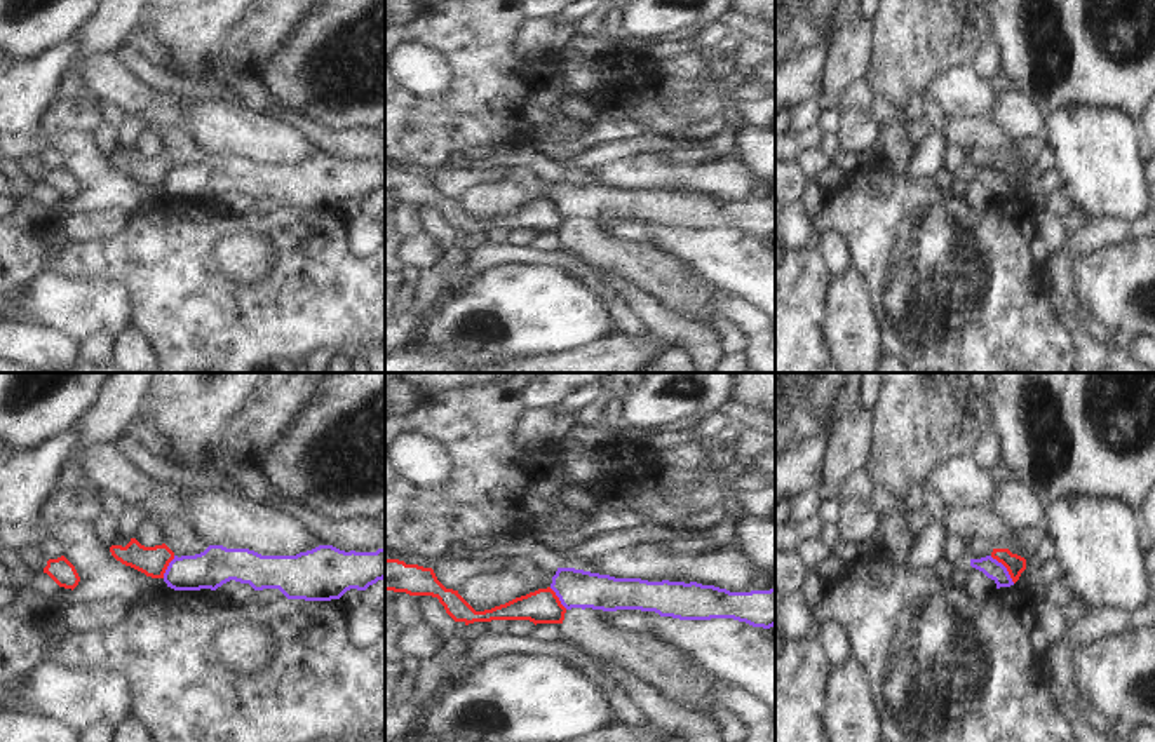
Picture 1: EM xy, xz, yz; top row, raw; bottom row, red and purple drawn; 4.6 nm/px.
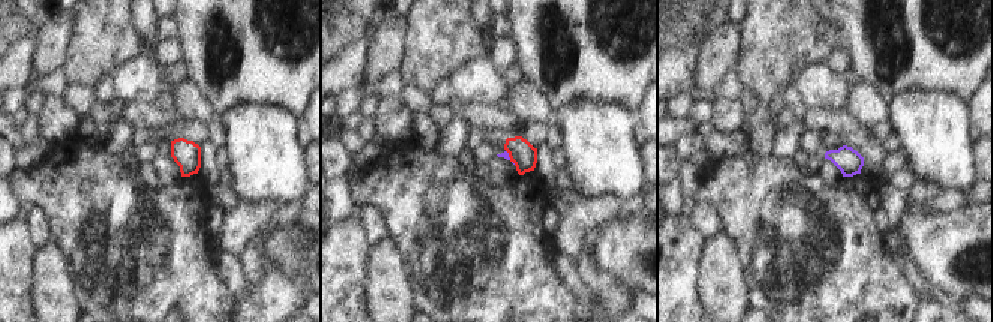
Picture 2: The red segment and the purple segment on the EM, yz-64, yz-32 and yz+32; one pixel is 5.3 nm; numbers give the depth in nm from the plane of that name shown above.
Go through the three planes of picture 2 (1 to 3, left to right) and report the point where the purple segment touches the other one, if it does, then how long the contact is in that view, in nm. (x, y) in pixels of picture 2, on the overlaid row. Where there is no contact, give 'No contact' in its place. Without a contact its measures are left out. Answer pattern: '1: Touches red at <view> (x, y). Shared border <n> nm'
1: No contact
2: Touches red at yz-32 (509, 156). Shared border 90 nm
3: No contact

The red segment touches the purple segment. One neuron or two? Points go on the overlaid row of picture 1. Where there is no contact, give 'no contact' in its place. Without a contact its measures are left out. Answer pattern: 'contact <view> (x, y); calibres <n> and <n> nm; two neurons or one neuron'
contact yz (1006, 566); calibres 90 and 90 nm; two neurons

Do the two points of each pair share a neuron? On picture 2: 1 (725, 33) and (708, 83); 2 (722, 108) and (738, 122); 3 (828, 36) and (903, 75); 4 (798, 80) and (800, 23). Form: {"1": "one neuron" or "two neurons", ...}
{"1": "one neuron", "2": "one neuron", "3": "two neurons", "4": "two neurons"}

